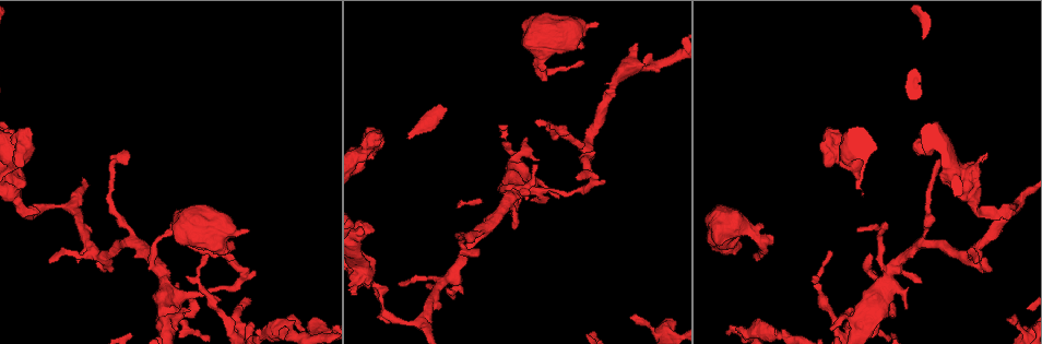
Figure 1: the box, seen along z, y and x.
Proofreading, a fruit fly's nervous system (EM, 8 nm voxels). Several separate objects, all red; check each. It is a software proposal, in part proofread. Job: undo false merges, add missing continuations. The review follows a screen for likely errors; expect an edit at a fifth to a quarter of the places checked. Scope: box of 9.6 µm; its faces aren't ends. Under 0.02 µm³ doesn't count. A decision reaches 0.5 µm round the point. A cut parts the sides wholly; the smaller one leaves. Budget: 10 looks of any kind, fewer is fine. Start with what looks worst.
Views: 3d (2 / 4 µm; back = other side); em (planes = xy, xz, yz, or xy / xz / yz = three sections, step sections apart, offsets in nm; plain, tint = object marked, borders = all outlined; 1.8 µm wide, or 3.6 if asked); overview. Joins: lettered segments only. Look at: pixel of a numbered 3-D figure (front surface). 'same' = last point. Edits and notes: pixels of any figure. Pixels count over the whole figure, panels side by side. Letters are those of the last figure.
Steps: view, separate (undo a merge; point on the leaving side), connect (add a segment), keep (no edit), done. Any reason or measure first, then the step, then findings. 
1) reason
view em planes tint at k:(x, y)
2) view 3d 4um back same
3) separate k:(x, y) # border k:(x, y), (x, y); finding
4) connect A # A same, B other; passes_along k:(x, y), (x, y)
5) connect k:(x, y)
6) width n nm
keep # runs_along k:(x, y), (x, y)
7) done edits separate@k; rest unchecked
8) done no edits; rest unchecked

an open end
view 3d 4um at 1:(1010, 322)

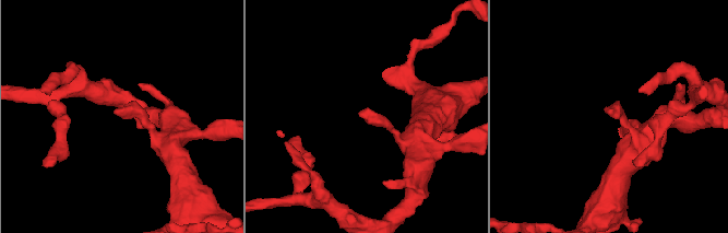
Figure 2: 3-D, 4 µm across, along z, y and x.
need the tissue
view em planes borders at 2:(360, 113)

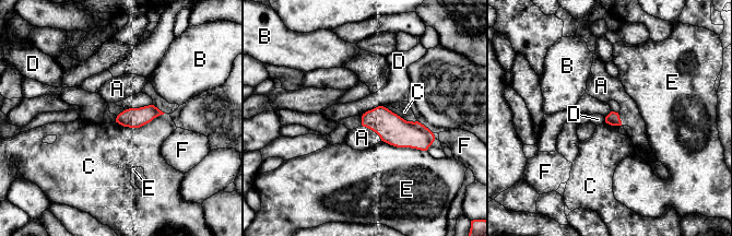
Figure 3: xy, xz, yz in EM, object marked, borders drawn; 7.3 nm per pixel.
keep # A other, B other, C other, D other, E other, F other; none of them fits

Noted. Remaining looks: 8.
an open end
view 3d 4um at 1:(379, 141)

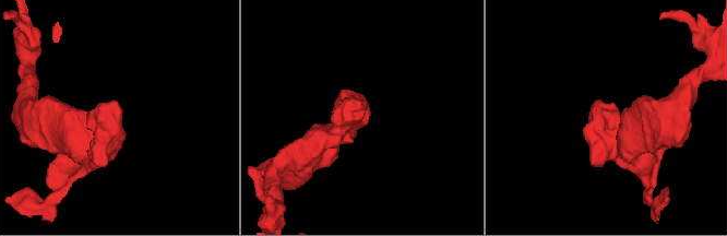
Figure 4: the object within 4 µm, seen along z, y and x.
view em yz step 4 borders at 4:(363, 111)

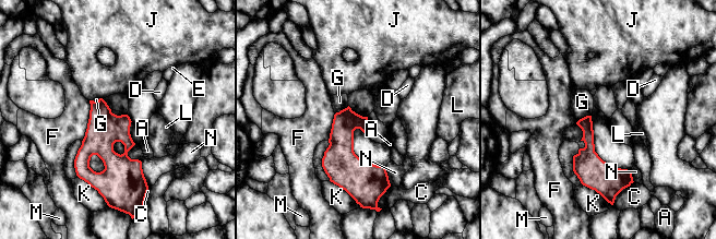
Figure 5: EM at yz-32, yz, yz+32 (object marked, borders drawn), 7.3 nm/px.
keep # A other, C other, D other, E other, F other, G other, J other, K other, L other, M other, N other; border 5:(348, 105), (356, 112), (367, 117); no lettered segment goes on from it

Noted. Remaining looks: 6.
branch stops here
view 3d 4um at 1:(635, 45)

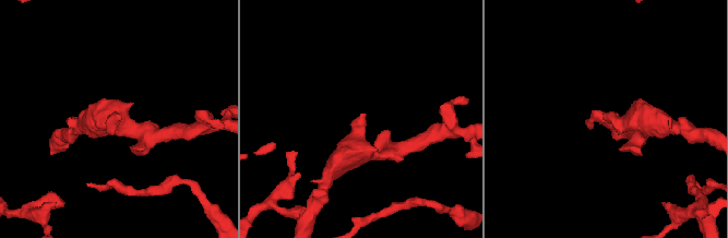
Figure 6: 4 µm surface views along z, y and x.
now the EM
view em 3.6um planes borders at 6:(115, 112)

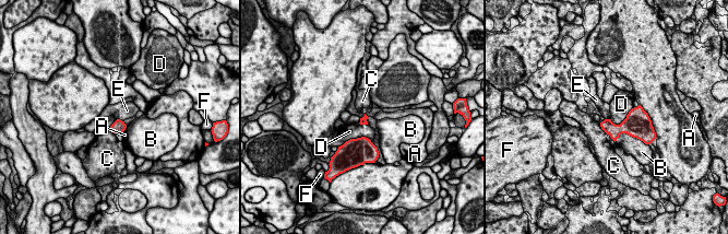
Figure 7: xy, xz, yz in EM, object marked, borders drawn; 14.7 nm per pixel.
longest_contact D 500 nm
keep # A other, B other, C other, D other, E other, F other; border 7:(117, 118), (123, 121); none of them fits

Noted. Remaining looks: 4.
long arm stops here
view em planes borders at 1:(478, 254)

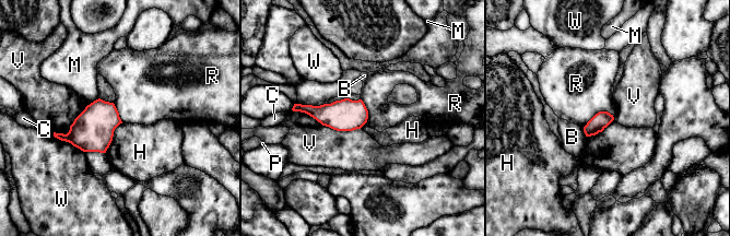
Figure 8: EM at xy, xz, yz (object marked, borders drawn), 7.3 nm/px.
width 120 nm; longest_contact V 500 nm
keep # B other, C other, H other, M other, P other, R other, V other, W other; no lettered segment goes on from it

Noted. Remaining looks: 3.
done no edits; rest unchecked

